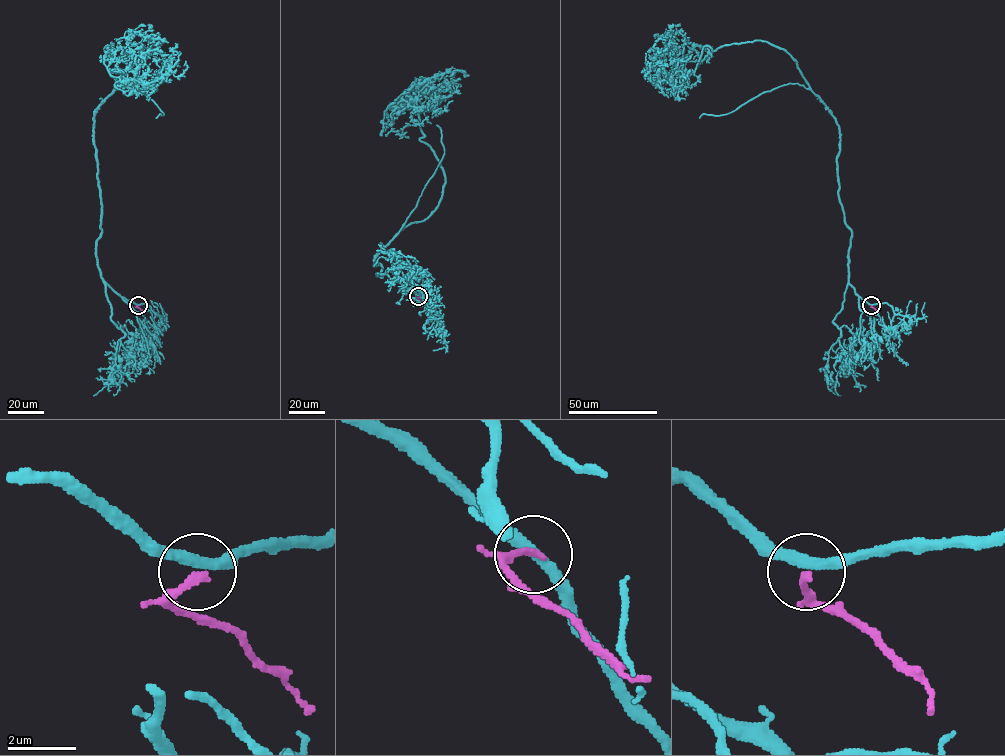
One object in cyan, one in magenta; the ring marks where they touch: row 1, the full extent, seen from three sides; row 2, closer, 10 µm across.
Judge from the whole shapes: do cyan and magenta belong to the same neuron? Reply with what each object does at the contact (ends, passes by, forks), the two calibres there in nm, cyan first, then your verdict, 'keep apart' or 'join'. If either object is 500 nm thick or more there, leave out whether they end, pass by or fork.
cyan passes by; magenta ends; calibres 320 and 220 nm; keep apart

